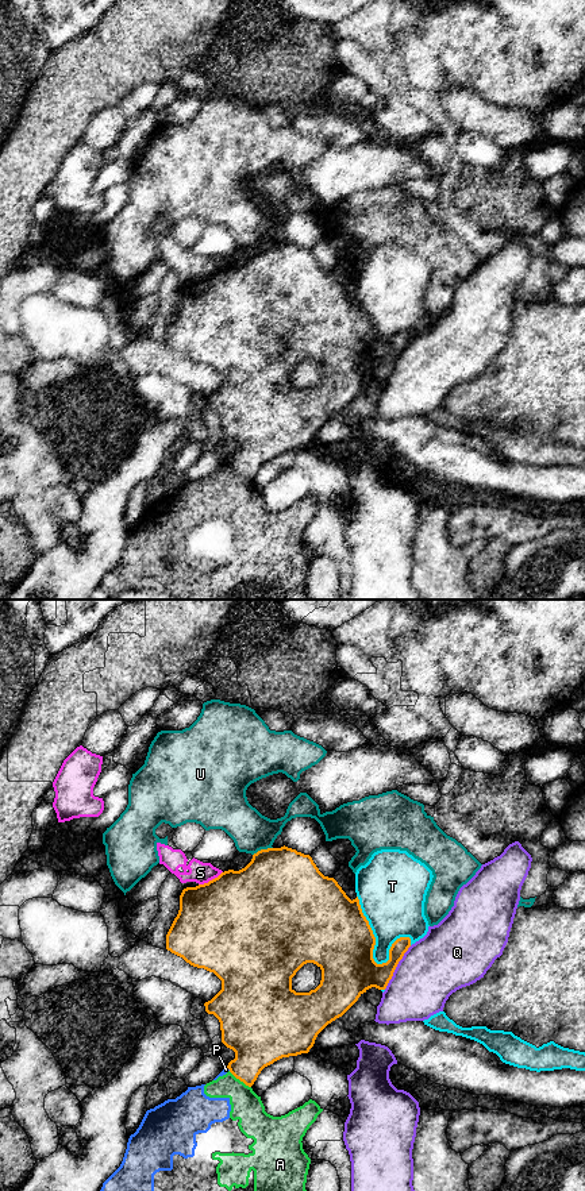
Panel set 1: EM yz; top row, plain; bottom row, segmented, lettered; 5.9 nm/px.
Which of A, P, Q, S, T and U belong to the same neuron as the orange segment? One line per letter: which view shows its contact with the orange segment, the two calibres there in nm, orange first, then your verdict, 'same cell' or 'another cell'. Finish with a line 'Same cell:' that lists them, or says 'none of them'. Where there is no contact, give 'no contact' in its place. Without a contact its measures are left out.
A: contact in yz; calibres 300 and 190 nm; another cell
P: contact in yz; calibres 320 and 40 nm; another cell
Q: contact in yz; calibres 260 and 380 nm; another cell
S: contact in yz; calibres 500 and 130 nm; another cell
T: contact in yz; calibres 440 and 380 nm; another cell
U: contact in yz; calibres 480 and 240 nm; another cell
Same cell: none of them

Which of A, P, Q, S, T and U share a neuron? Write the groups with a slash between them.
A P / Q / S / T / U

